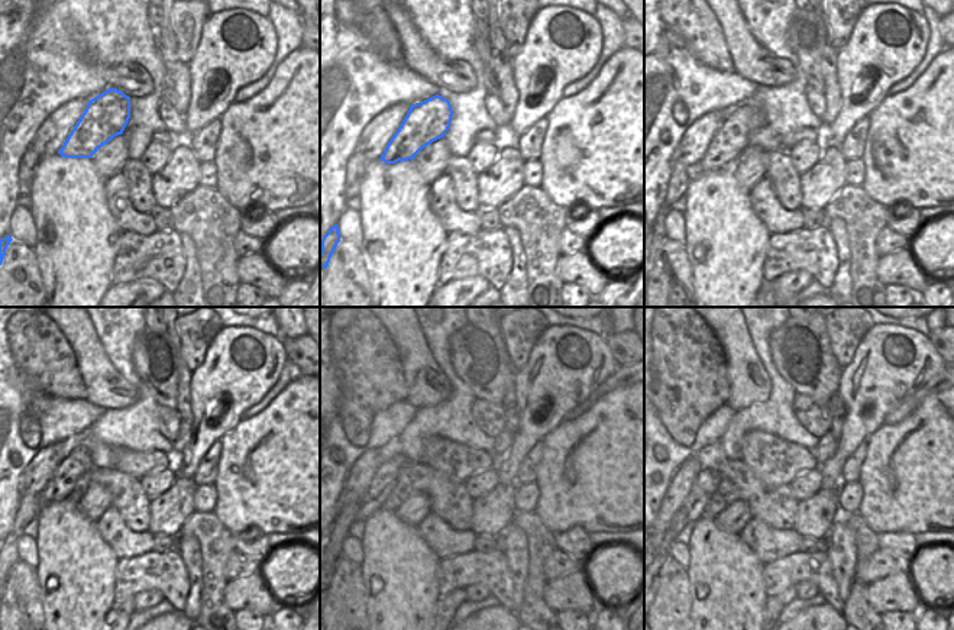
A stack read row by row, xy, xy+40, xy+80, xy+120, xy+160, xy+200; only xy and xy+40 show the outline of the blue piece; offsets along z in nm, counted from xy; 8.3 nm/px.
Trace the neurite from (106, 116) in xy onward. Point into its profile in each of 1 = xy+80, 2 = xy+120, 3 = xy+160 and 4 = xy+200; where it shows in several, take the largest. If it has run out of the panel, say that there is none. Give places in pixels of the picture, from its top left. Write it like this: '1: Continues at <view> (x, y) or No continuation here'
1: Continues at xy+80 (733, 138)
2: Continues at xy+120 (78, 461)
3: Continues at xy+160 (384, 480)
4: Continues at xy+200 (707, 482).

